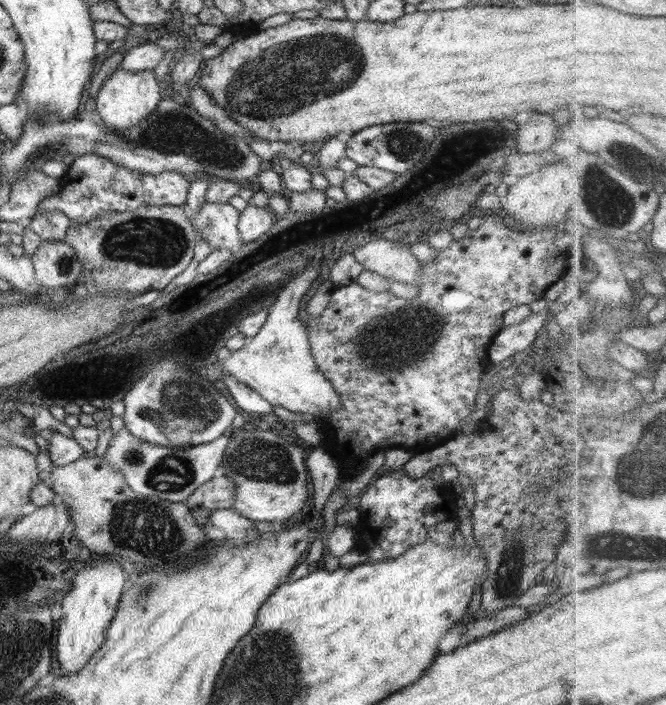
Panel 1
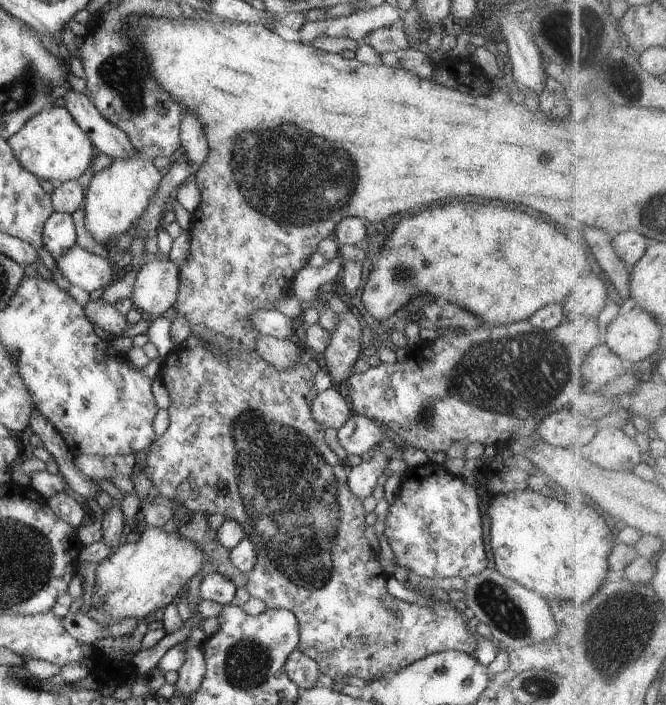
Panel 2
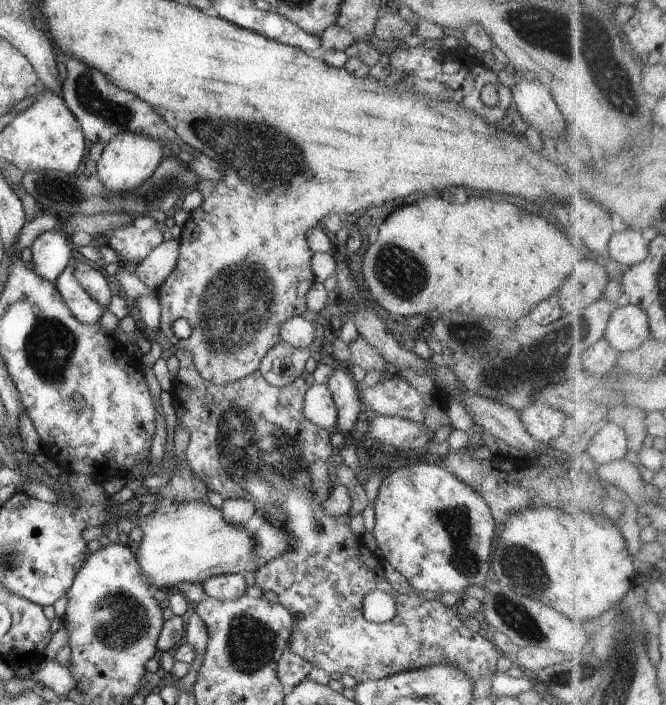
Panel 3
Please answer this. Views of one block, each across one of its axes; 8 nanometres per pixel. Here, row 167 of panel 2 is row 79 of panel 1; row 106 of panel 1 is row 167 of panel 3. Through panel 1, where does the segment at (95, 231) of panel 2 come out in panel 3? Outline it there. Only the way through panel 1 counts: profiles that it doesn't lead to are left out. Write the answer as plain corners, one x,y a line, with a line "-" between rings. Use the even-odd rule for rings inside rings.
130,131
115,134
110,142
104,144
104,150
97,160
97,175
104,183
105,193
123,195
137,186
141,186
144,181
147,181
147,178
152,176
166,153
167,149
160,139

